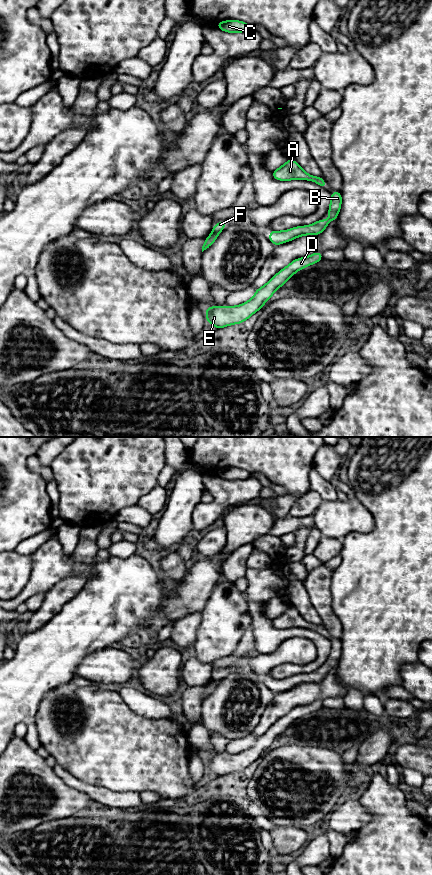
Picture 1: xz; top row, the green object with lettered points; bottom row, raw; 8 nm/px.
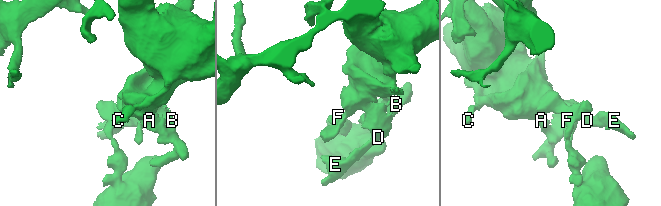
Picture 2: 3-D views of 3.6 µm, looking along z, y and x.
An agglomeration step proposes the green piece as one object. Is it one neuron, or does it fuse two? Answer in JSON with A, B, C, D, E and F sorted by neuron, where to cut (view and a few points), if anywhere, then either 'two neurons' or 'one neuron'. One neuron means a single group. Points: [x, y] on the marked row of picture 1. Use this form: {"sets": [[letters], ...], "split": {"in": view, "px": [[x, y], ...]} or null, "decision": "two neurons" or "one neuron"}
{"sets": [["A", "B", "C", "D", "E"], ["F"]], "split": {"in": "xz", "px": [[211, 232], [218, 233]]}, "decision": "two neurons"}

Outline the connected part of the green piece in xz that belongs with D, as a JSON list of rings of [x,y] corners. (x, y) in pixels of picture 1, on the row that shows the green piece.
[[[315,252],[312,255],[293,260],[274,275],[263,287],[257,288],[254,296],[241,305],[205,308],[207,323],[212,324],[216,329],[243,323],[255,312],[262,309],[265,302],[271,299],[274,292],[283,286],[297,271],[318,263],[322,259],[323,252]]]

